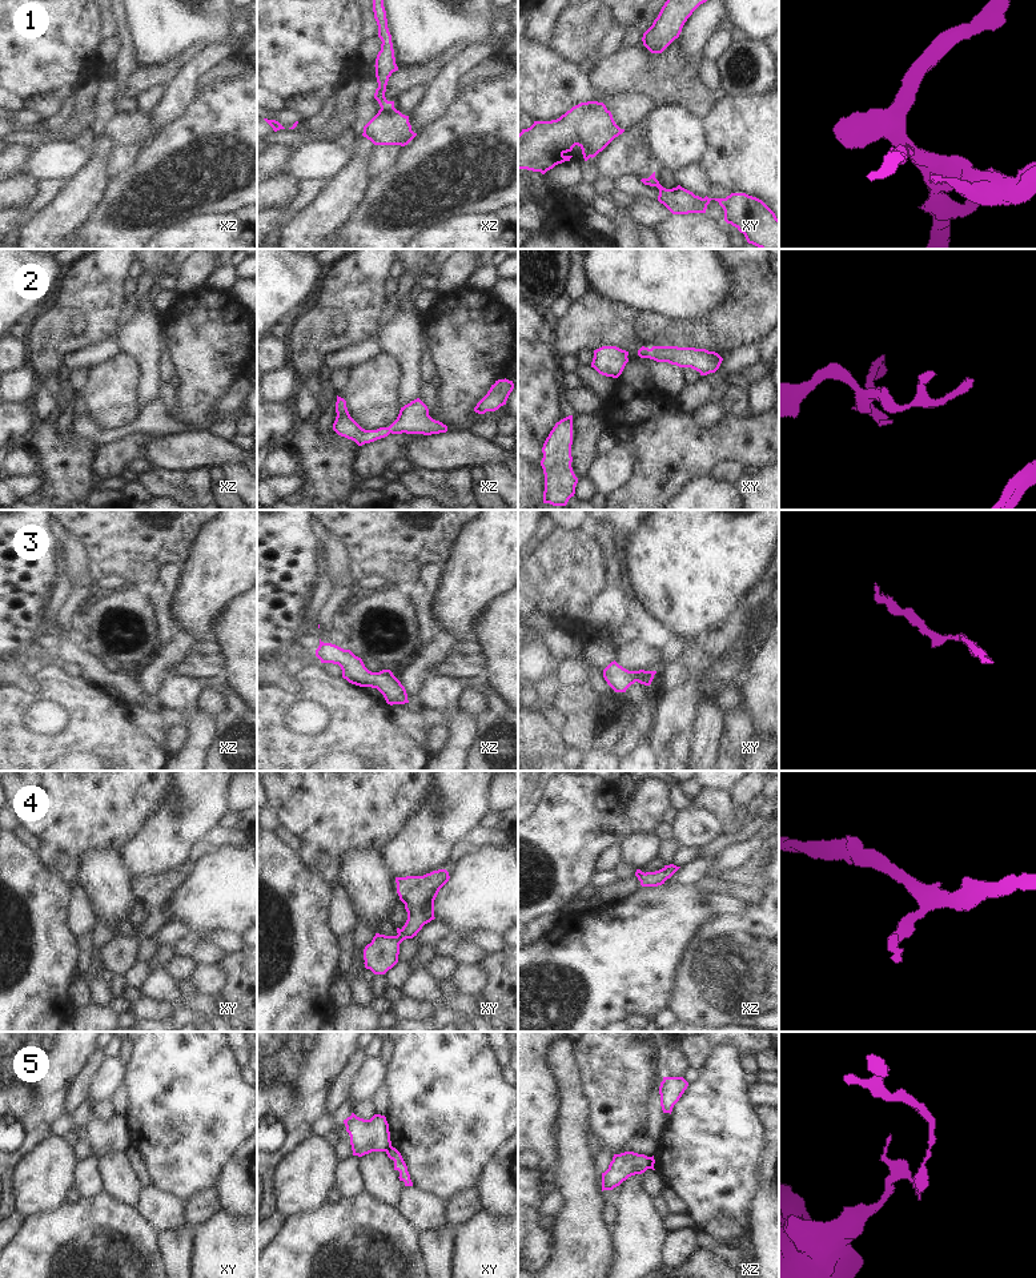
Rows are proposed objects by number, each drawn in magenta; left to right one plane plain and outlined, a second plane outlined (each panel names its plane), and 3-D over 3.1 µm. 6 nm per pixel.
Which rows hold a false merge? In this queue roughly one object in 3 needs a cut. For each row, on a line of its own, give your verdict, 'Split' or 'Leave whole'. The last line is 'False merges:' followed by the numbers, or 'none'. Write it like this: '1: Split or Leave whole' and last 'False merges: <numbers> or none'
1: Split
2: Leave whole
3: Leave whole
4: Leave whole
5: Split
False merges: 1, 5

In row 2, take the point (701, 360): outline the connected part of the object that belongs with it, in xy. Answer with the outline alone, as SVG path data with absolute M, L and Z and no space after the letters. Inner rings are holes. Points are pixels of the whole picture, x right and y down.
M642 346L638 355L656 362L668 362L679 367L691 367L699 371L700 375L715 373L723 361L715 351L678 346L652 346L651 349Z

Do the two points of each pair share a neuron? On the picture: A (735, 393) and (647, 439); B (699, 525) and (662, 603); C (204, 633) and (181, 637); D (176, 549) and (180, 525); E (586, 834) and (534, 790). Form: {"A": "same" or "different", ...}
{"A": "different", "B": "same", "C": "different", "D": "same", "E": "different"}

